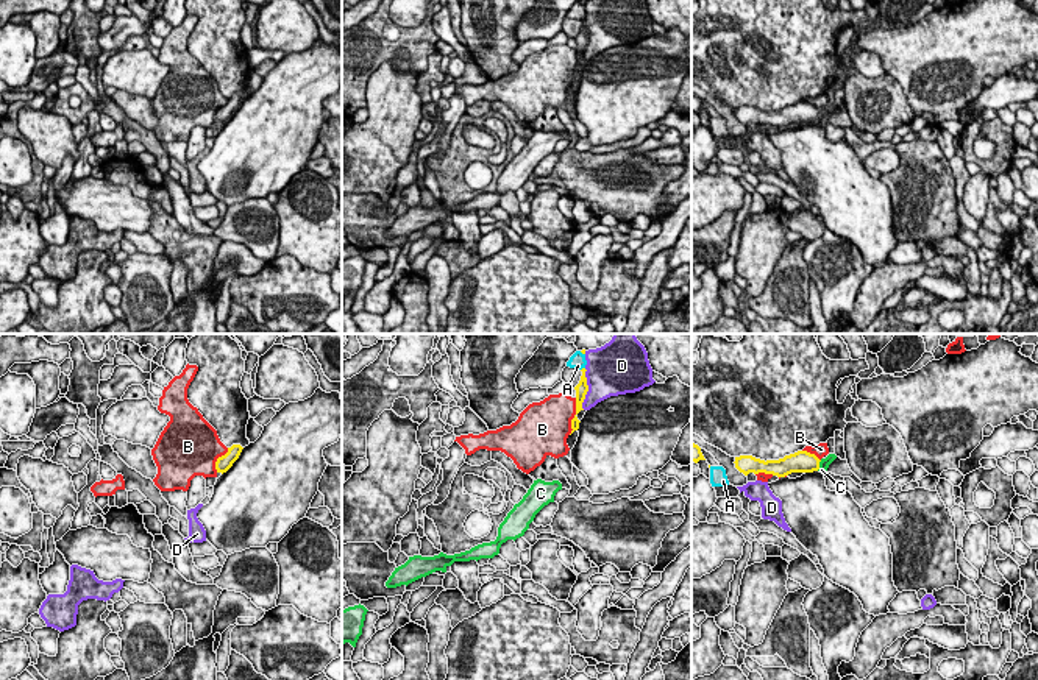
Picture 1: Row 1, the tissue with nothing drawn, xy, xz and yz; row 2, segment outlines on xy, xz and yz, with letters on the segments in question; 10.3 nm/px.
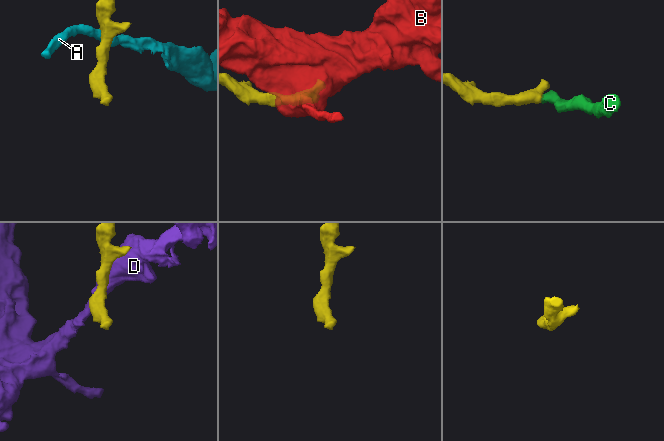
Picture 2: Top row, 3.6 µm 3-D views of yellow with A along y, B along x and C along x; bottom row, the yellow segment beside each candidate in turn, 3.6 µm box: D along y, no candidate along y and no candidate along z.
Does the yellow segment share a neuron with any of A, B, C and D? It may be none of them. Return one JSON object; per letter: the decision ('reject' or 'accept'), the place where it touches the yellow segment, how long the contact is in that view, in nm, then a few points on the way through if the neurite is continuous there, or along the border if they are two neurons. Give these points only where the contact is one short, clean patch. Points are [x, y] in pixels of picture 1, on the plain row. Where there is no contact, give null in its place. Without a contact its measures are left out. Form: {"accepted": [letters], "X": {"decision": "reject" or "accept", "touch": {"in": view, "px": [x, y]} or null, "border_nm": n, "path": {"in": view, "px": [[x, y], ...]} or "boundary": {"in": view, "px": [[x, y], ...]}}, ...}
{"accepted": ["C"], "A": {"decision": "reject", "touch": {"in": "xz", "px": [582, 19]}, "border_nm": 60, "boundary": {"in": "xz", "px": [[584, 17], [581, 21]]}}, "B": {"decision": "reject", "touch": {"in": "xz", "px": [575, 67]}, "border_nm": 400}, "C": {"decision": "accept", "touch": {"in": "yz", "px": [818, 116]}, "border_nm": 120, "path": {"in": "yz", "px": [[799, 113], [818, 116], [824, 114]]}}, "D": {"decision": "reject", "touch": {"in": "xz", "px": [587, 39]}, "border_nm": 440}}

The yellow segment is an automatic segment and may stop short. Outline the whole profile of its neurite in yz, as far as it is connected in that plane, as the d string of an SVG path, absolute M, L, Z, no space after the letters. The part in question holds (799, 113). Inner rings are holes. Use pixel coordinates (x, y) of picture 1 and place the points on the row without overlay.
M798 101L794 104L785 106L784 109L766 112L752 106L740 106L735 108L734 114L735 119L745 126L748 126L749 123L765 123L777 128L785 128L791 123L824 123L835 109L835 104L829 104L826 109L819 111L815 104Z

